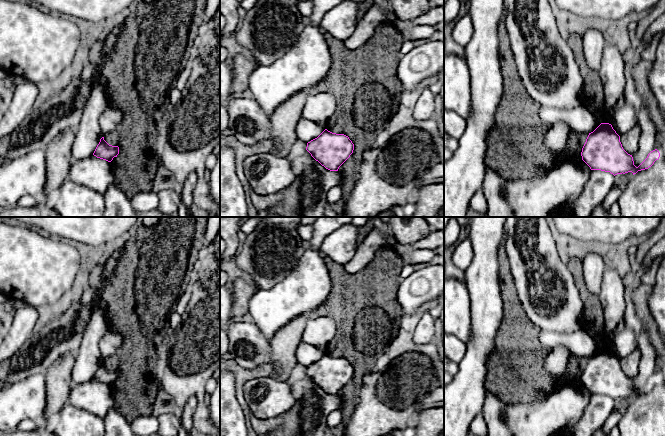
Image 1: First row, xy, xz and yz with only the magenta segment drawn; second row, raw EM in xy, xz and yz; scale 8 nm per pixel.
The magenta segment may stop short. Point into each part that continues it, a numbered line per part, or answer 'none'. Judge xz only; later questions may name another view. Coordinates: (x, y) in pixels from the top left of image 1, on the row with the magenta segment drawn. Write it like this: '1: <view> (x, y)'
none

